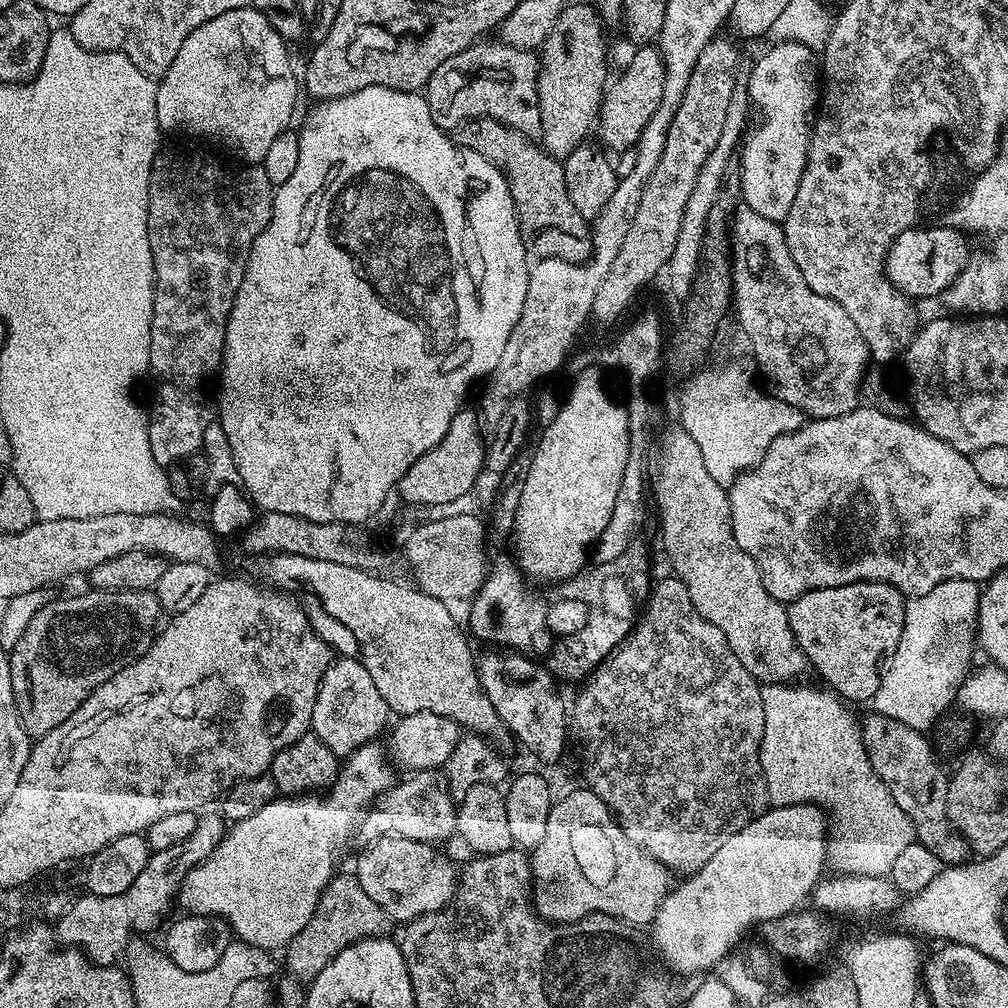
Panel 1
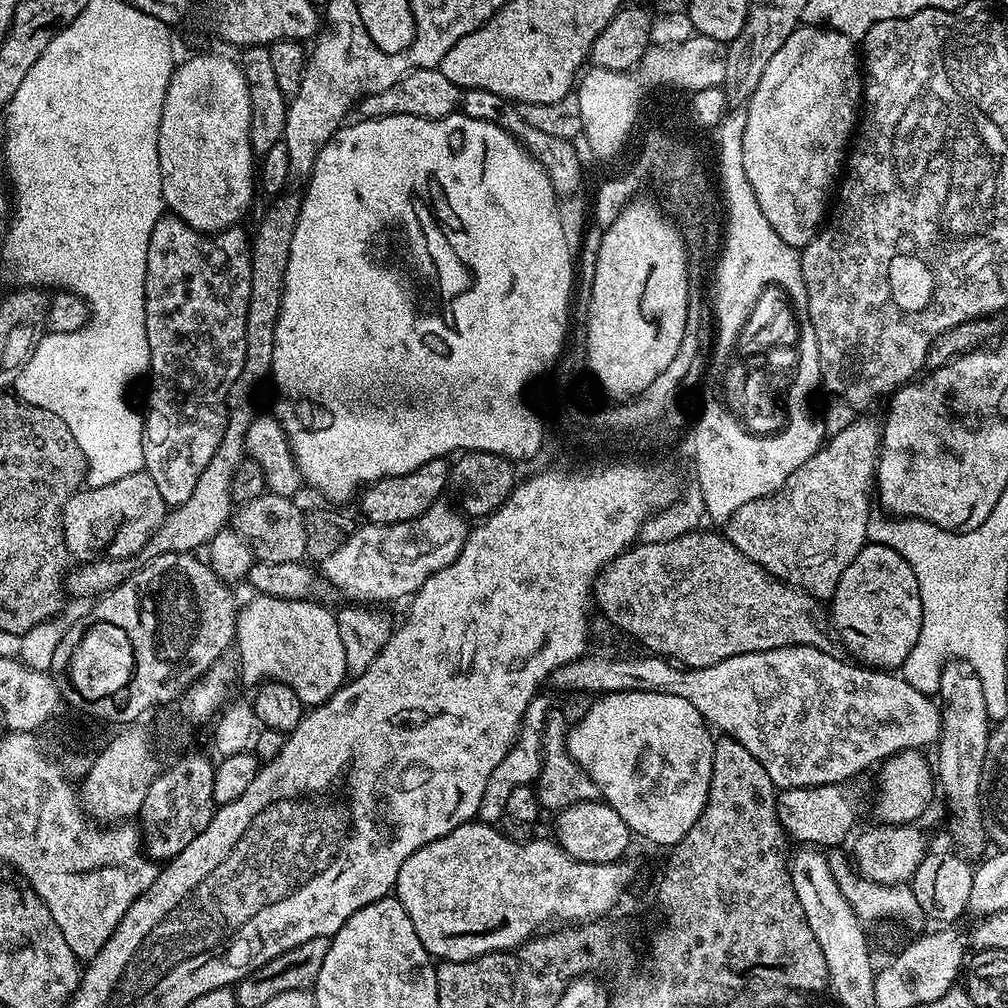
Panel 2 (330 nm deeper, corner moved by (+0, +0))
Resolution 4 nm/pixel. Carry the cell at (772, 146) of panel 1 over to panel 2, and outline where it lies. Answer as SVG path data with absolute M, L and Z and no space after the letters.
M796 28L794 34L782 42L778 54L770 58L762 82L758 82L754 94L747 97L746 104L746 134L742 134L742 166L746 166L746 178L750 178L750 186L754 186L766 222L774 226L774 234L790 247L802 250L822 227L829 207L828 191L831 188L833 191L841 175L846 149L858 124L858 109L862 104L862 68L858 63L857 45L846 34L833 28Z

